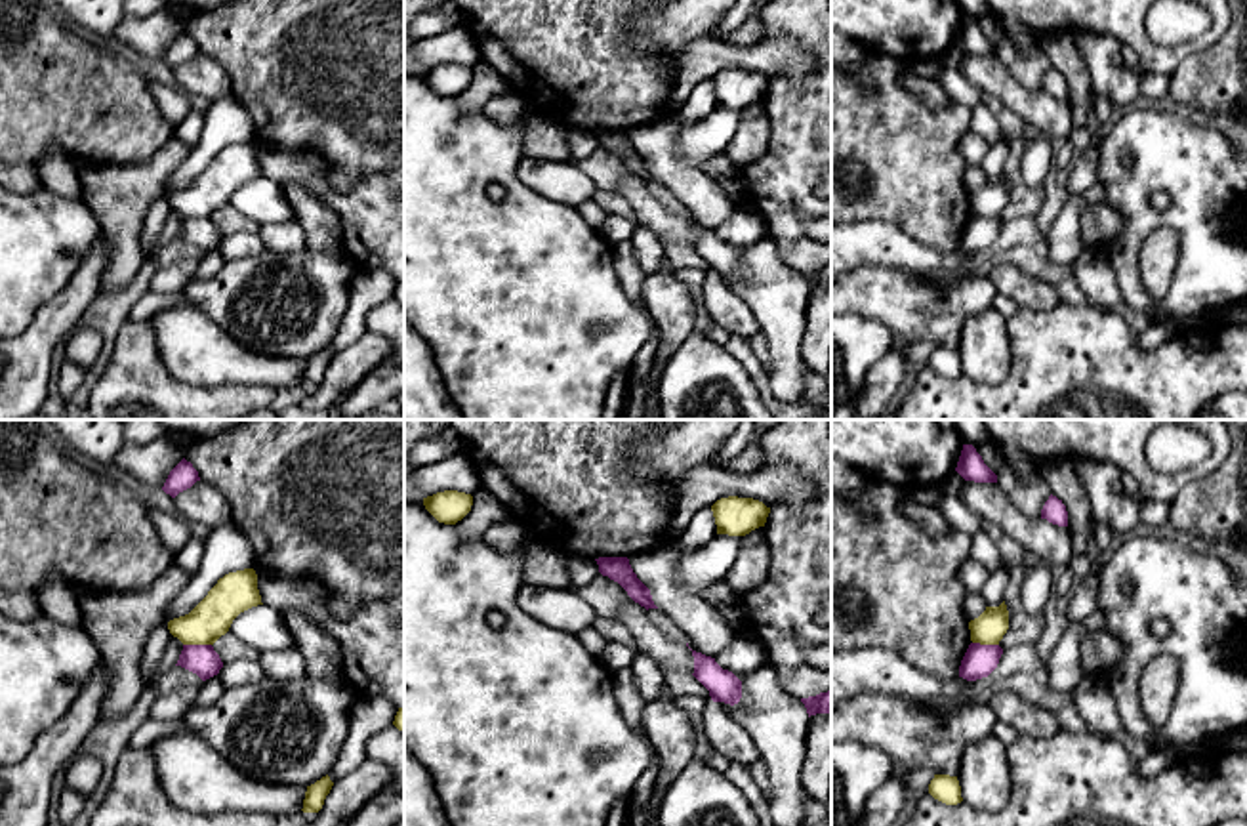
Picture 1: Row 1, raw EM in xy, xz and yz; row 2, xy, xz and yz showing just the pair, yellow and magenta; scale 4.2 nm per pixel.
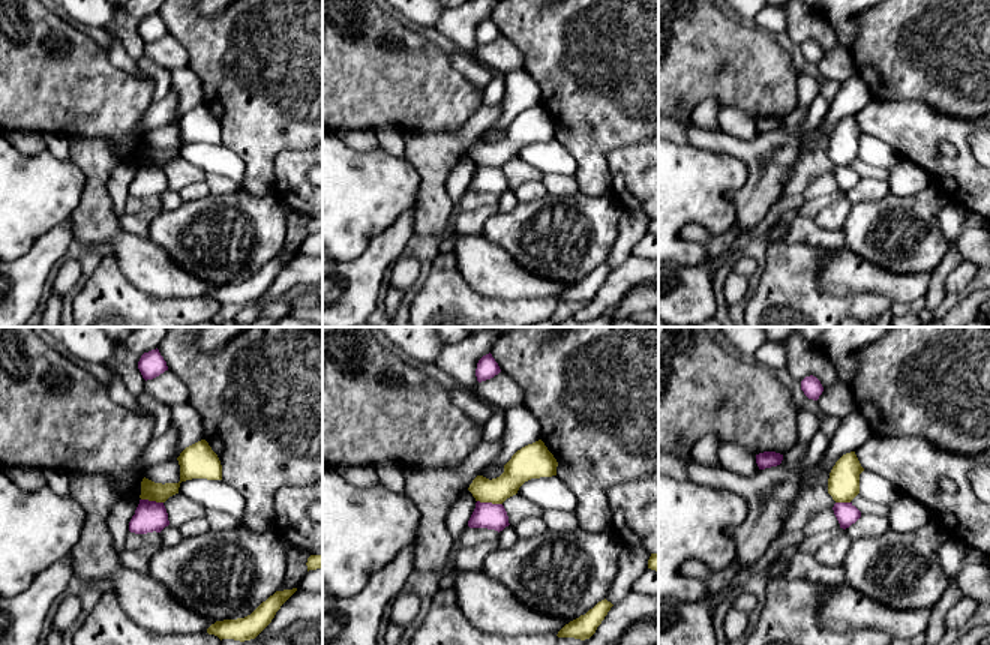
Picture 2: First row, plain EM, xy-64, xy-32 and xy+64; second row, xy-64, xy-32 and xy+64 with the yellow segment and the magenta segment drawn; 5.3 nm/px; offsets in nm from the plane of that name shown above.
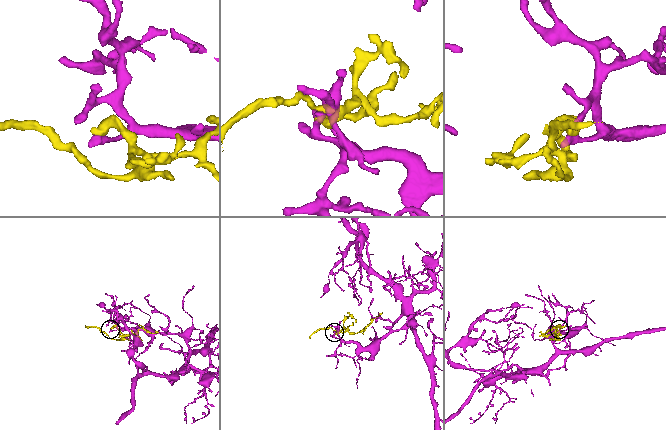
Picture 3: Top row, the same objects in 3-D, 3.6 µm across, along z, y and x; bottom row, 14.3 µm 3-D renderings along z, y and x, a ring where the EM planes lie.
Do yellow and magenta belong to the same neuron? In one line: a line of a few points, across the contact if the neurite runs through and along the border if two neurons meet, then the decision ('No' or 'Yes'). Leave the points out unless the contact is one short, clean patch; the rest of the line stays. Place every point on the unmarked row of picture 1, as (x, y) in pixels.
No

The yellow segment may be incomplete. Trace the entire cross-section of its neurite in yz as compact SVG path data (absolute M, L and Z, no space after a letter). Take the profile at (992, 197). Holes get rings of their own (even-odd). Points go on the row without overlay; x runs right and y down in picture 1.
M1005 174L999 179L986 179L986 183L969 195L971 214L980 217L999 217L1009 202L1009 183Z

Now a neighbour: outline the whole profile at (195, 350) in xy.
M170 307L149 319L168 372L193 385L299 385L307 359L248 349L196 307Z

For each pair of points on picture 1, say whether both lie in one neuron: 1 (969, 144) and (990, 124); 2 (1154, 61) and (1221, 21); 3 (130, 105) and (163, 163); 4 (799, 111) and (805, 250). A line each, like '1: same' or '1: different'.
1: different
2: same
3: different
4: same

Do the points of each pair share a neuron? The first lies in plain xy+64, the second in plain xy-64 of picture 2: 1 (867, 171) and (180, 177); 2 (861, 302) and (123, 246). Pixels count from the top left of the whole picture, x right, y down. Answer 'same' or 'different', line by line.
1: same
2: different

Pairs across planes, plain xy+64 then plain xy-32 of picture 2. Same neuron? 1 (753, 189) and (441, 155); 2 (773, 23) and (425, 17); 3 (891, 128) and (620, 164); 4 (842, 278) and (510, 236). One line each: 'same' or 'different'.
1: different
2: different
3: same
4: different

